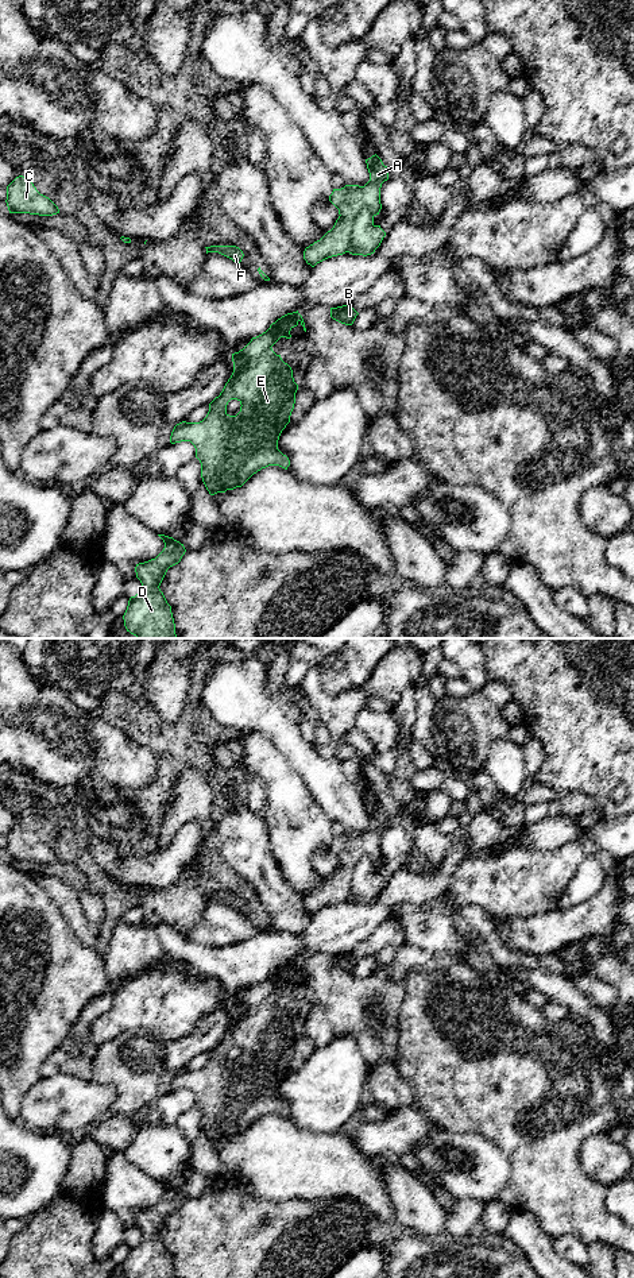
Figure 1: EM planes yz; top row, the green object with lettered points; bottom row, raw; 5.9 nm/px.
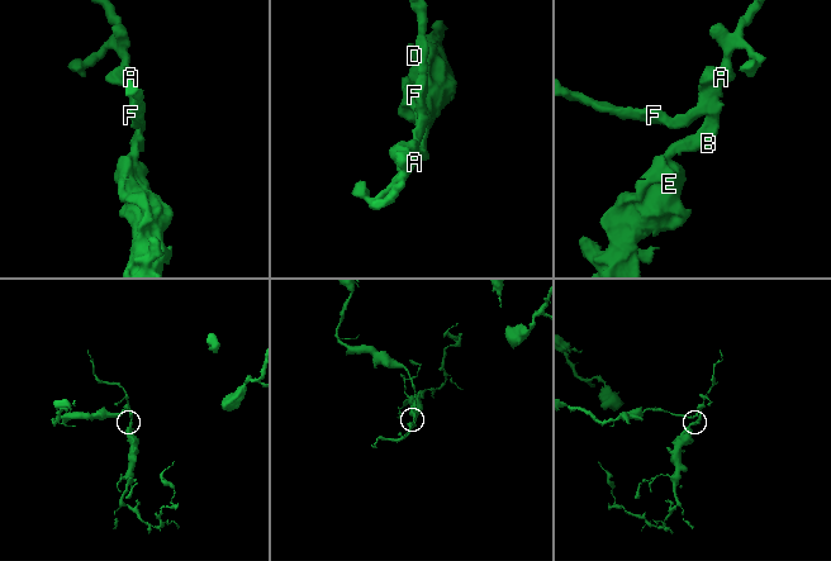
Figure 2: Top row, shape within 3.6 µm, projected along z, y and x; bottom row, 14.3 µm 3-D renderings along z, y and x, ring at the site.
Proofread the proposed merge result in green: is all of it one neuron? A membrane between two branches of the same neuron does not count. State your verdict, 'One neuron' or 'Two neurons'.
One neuron

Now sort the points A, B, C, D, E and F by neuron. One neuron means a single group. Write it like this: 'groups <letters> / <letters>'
groups A B C D E F

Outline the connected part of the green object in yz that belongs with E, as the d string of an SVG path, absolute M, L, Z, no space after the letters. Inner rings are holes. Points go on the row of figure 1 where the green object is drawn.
M298 310L287 313L266 332L252 337L243 350L232 354L233 372L220 395L209 404L206 417L200 422L182 421L174 426L170 443L190 441L194 445L196 457L201 463L201 478L210 495L241 487L254 474L268 466L285 470L290 466L289 457L278 449L278 440L290 422L298 385L291 367L271 347L281 337L290 339L290 331L298 324L306 332ZM231 399L237 399L241 405L236 416L227 413Z

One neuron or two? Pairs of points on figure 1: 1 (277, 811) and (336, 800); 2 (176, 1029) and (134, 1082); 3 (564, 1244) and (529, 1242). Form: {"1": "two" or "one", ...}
{"1": "two", "2": "two", "3": "two"}

